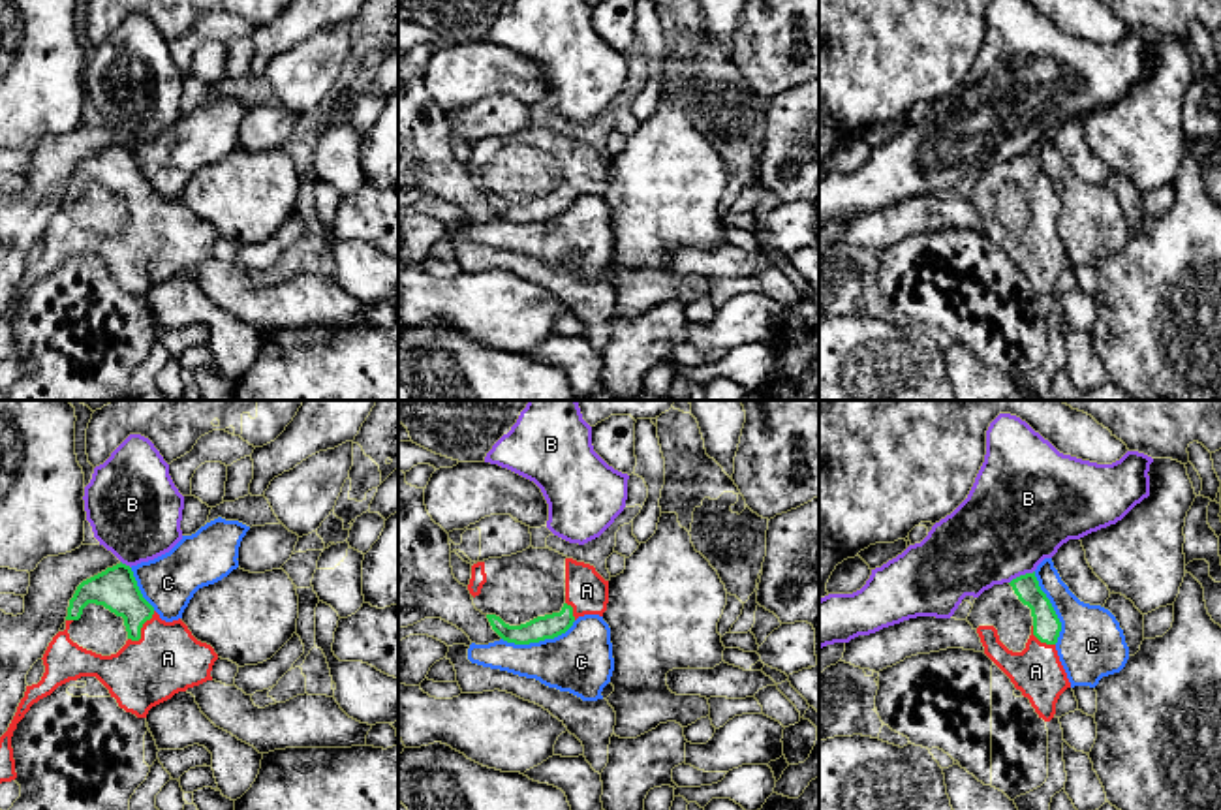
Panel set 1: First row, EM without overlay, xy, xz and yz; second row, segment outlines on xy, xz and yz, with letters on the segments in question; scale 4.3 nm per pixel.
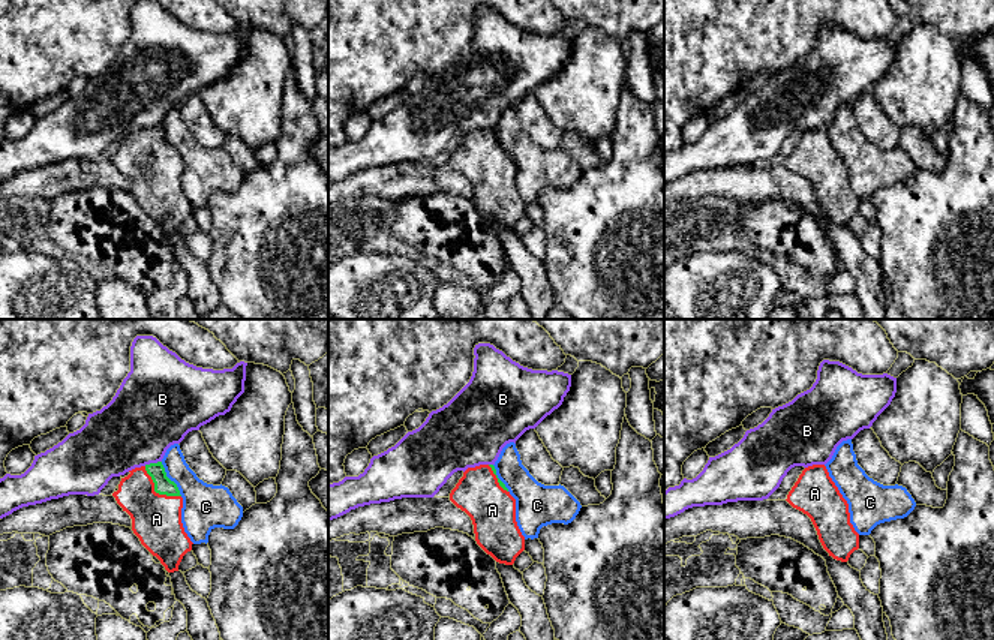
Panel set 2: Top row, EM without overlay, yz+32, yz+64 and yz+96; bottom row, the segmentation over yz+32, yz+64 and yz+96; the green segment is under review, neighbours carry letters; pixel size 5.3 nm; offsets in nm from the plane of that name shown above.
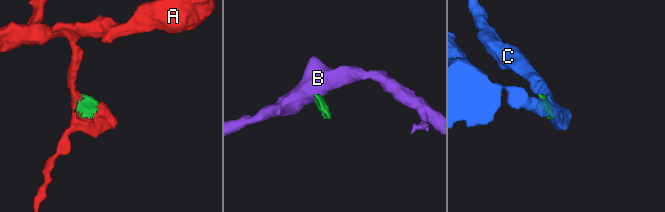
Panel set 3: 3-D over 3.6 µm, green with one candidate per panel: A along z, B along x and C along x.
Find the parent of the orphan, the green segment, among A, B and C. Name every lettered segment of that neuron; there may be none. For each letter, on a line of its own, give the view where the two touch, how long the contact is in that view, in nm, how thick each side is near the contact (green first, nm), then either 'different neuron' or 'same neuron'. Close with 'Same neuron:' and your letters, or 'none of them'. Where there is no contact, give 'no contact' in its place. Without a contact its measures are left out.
A: contact in xy; length 170 nm; calibres 180 and 300 nm; same neuron
B: contact in yz; length 130 nm; calibres 120 and 440 nm; different neuron
C: contact in xz; length 340 nm; calibres 110 and 280 nm; different neuron
Same neuron: A

